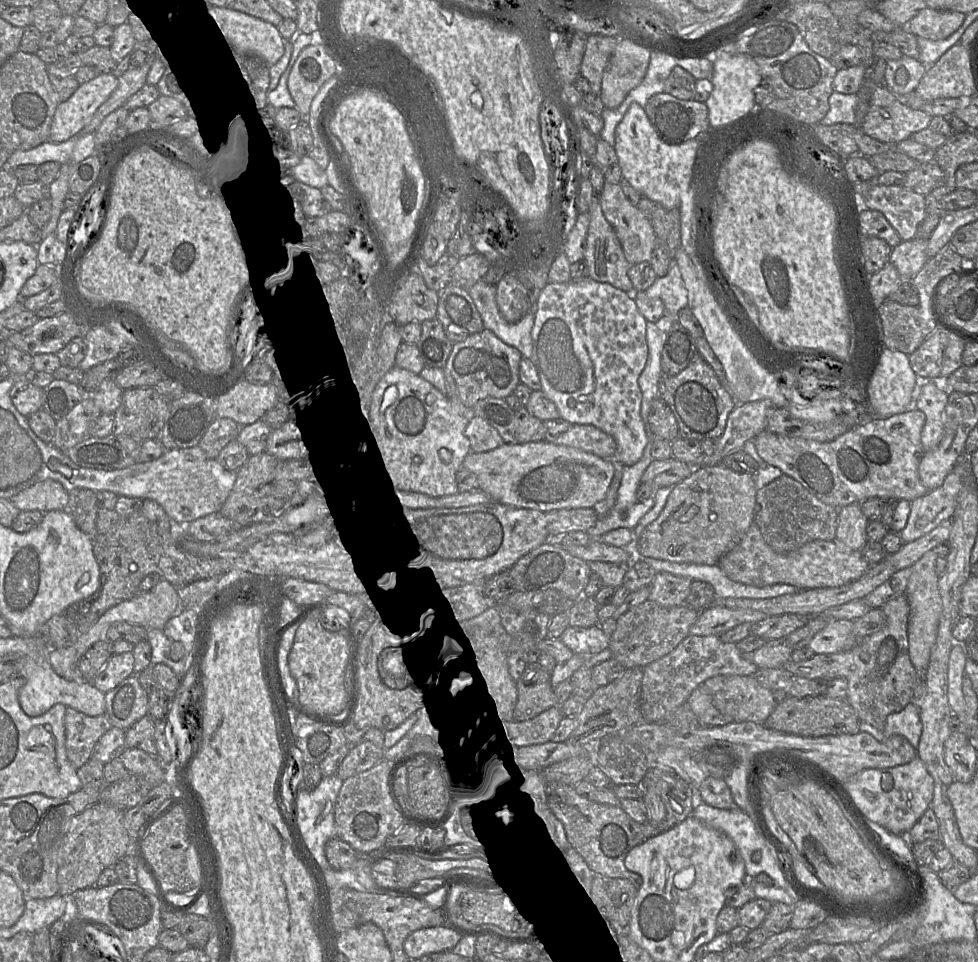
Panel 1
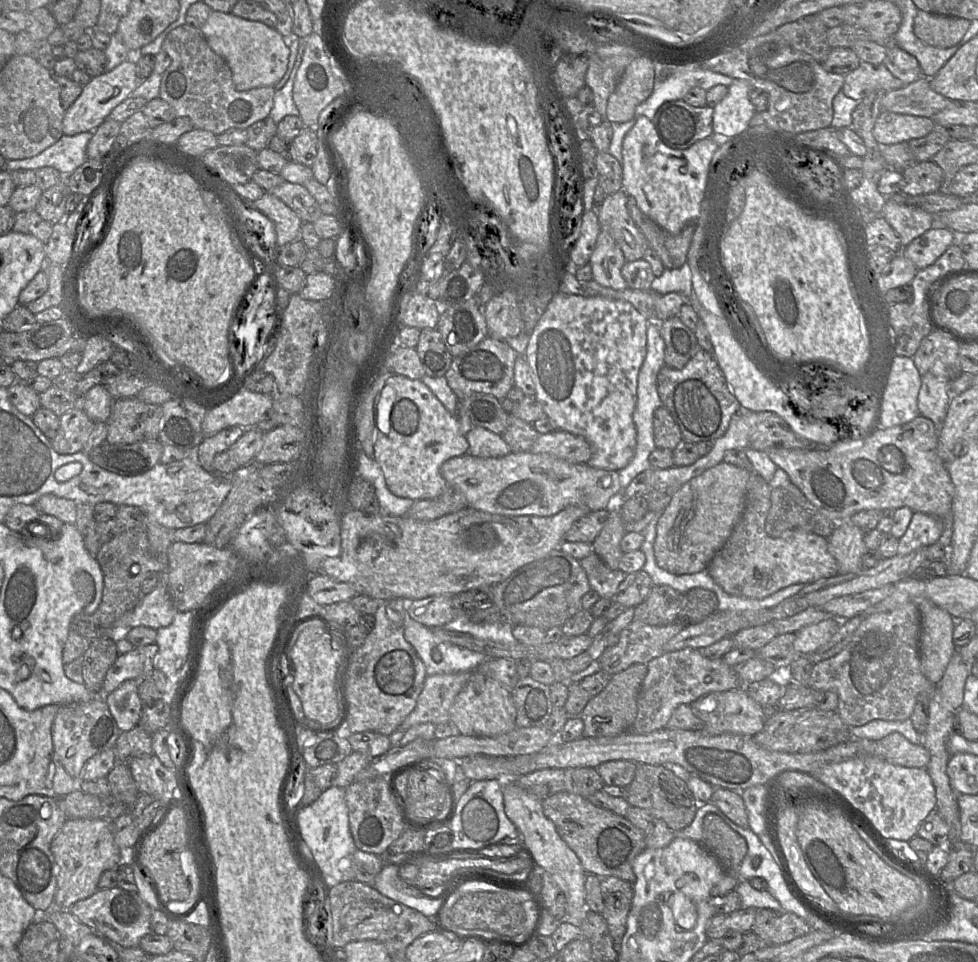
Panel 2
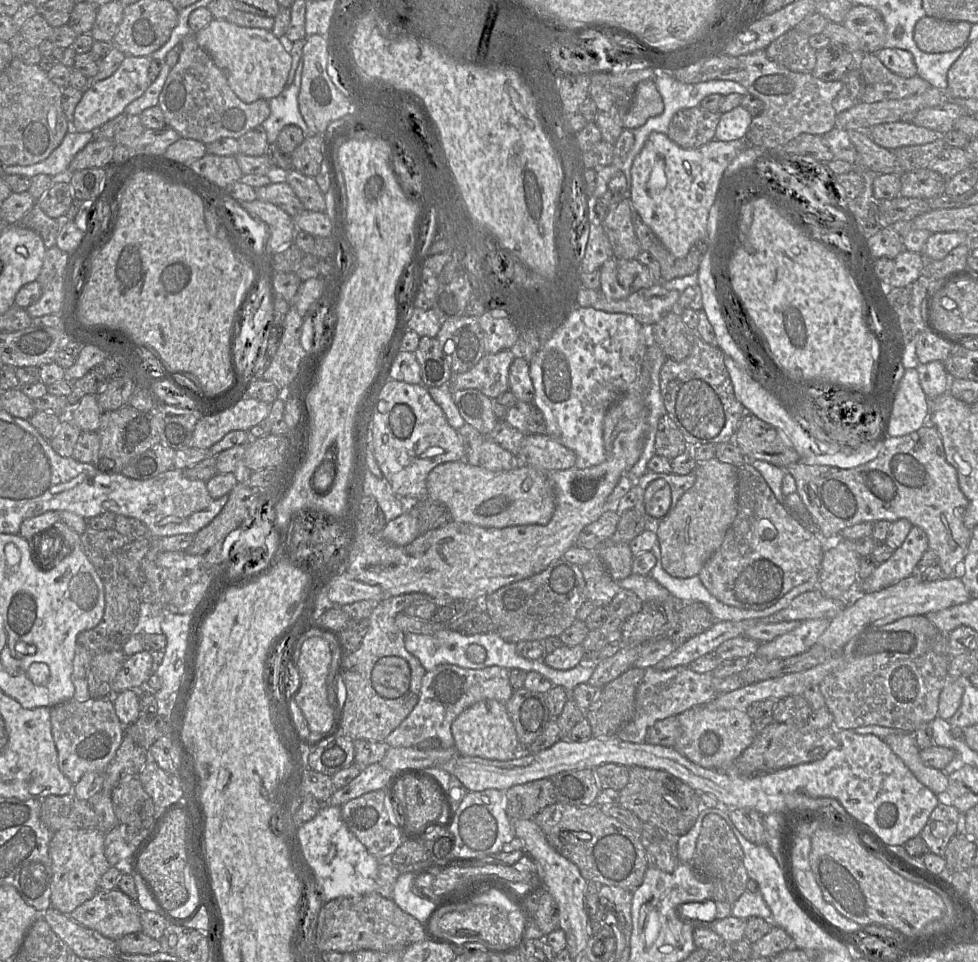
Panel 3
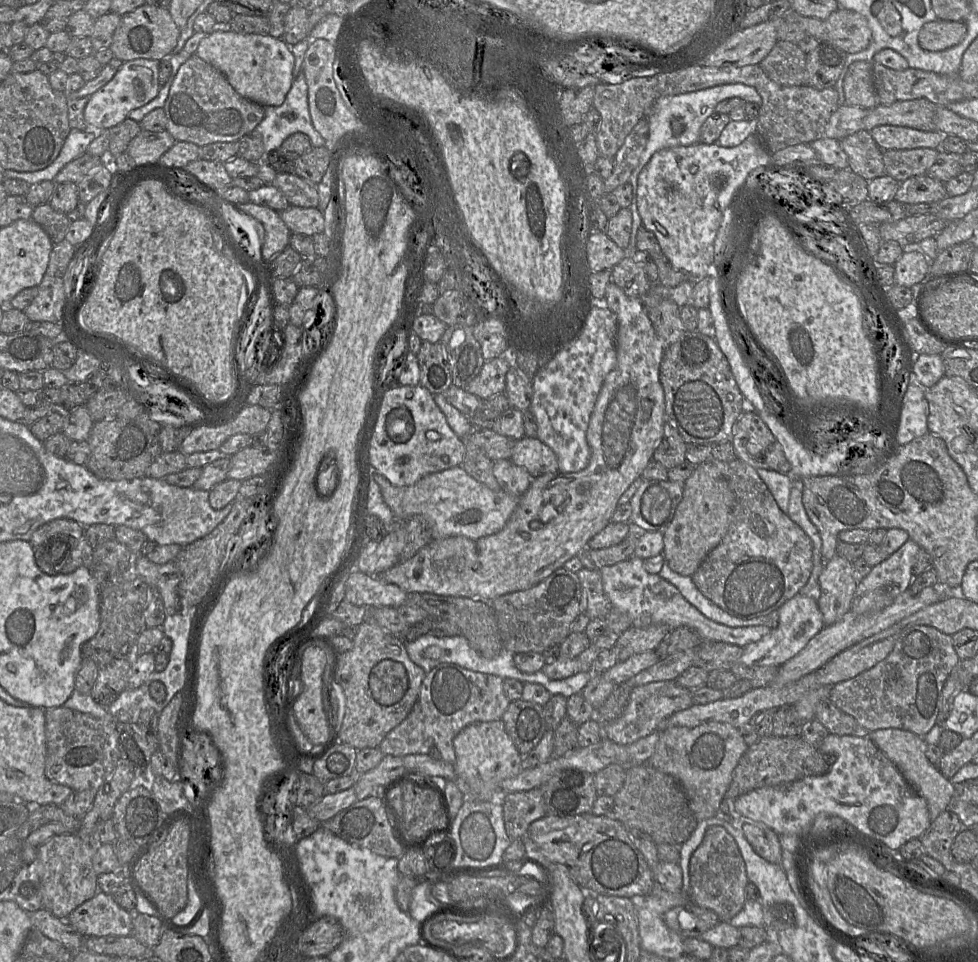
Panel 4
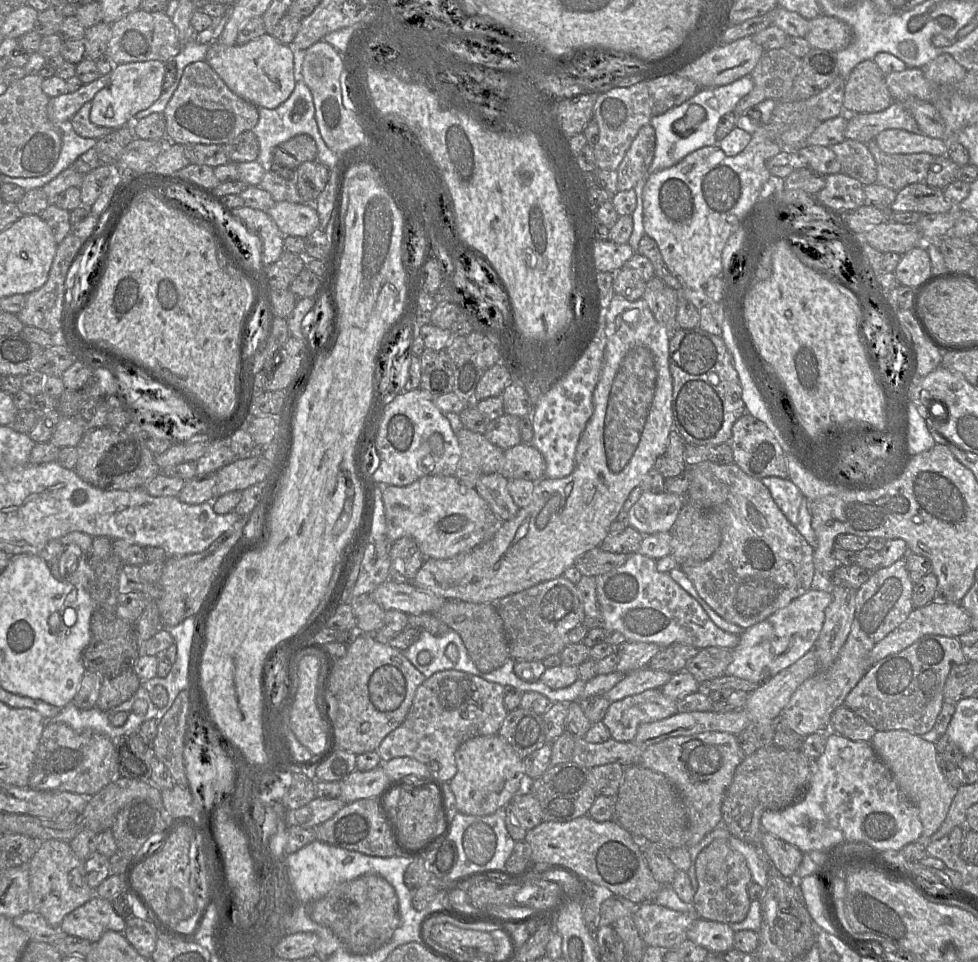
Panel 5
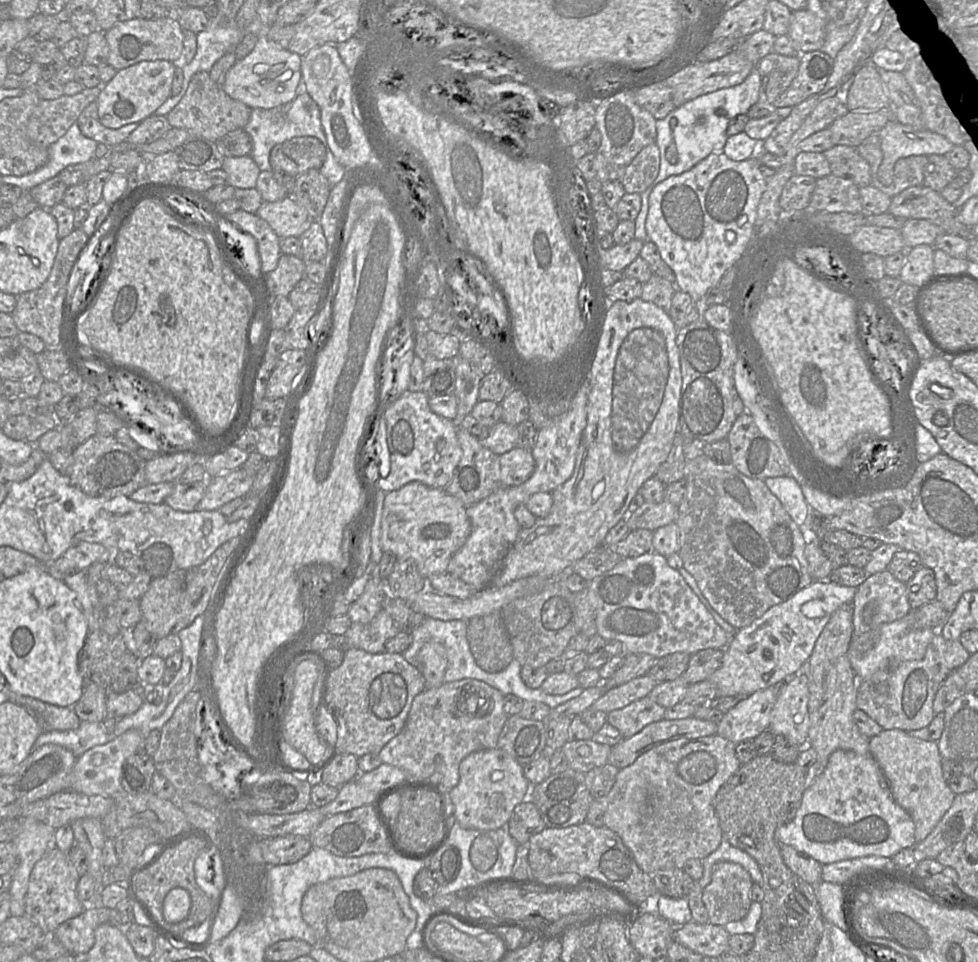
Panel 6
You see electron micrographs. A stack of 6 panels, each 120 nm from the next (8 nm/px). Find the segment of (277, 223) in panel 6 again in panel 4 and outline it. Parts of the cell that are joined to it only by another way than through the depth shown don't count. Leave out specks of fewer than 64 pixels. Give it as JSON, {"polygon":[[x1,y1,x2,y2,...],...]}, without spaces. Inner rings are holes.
{"polygon":[[289,205,278,213,291,233,313,236,324,231,325,220,323,212,317,207,303,208]]}

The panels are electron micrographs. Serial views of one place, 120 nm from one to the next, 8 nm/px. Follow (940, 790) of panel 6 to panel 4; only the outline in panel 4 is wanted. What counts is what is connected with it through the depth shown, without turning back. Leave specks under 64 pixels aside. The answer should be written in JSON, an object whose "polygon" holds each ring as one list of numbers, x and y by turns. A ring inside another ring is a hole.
{"polygon":[[885,728,872,731,869,738,895,764,914,790,926,800,931,821,950,807,955,799,955,785,931,764,925,754,927,743,922,737,907,730]]}

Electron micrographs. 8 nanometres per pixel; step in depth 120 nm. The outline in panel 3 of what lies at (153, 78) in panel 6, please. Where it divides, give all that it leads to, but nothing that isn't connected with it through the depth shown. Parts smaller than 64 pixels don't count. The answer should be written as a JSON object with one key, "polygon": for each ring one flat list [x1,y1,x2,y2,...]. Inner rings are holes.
{"polygon":[[126,56,119,68,108,78,90,84,84,90,83,97,77,104,72,121,72,129,77,132,91,132,124,112,125,108,139,98,152,83,148,73,153,59,149,56]]}

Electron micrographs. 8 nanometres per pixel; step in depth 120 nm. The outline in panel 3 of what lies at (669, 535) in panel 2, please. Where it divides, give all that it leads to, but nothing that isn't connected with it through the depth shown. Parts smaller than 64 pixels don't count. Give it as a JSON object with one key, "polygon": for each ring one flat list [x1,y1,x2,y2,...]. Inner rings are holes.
{"polygon":[[712,458,698,462,696,481,678,500,672,513,657,525,656,534,664,570,673,577,699,574,706,561,720,548,737,512,737,467]]}

